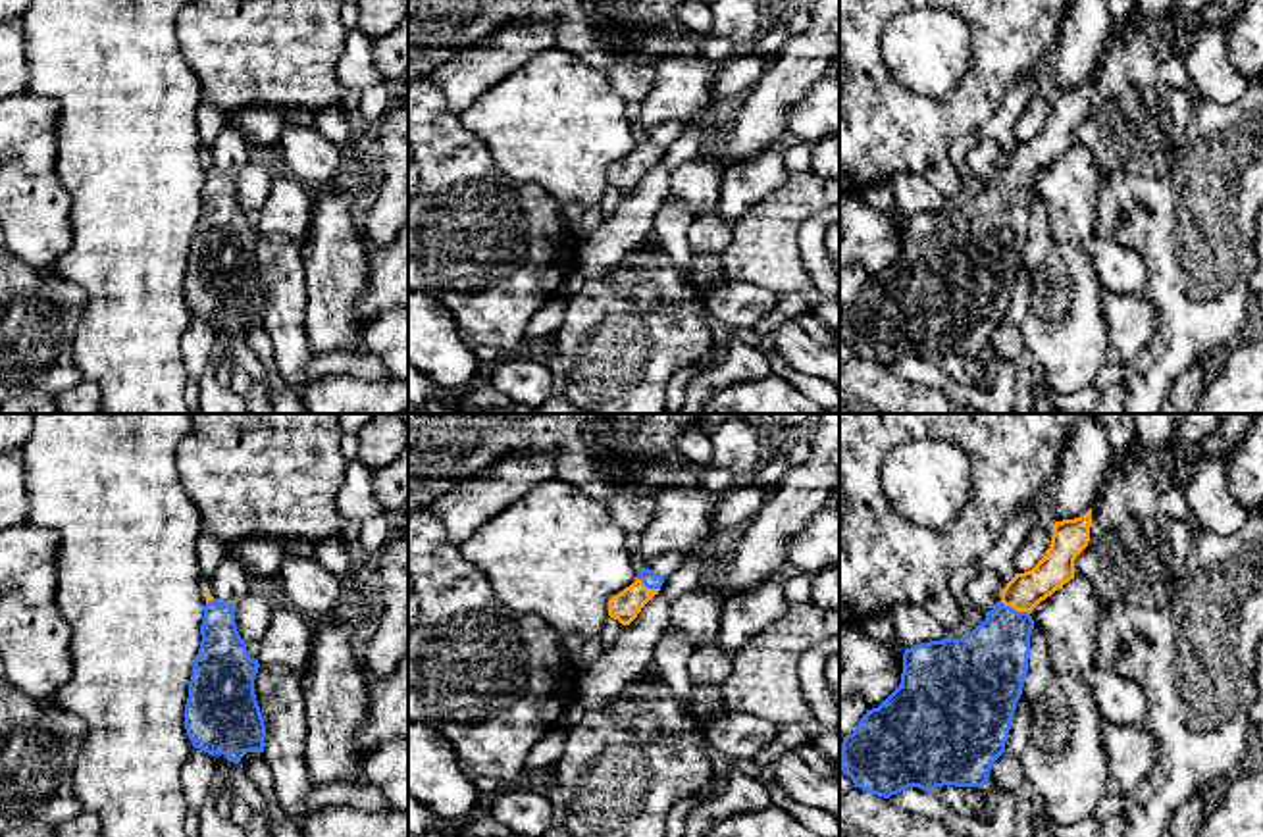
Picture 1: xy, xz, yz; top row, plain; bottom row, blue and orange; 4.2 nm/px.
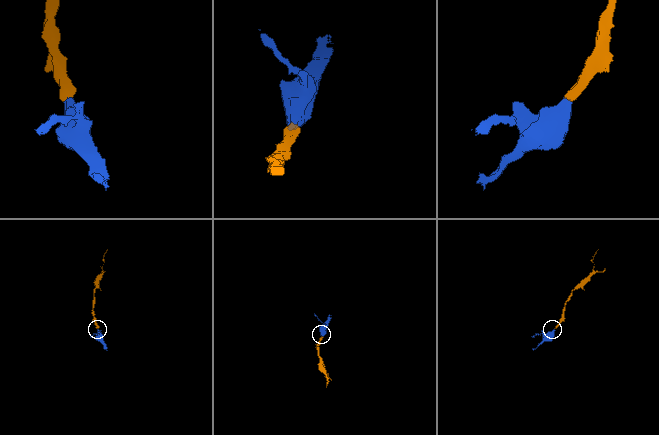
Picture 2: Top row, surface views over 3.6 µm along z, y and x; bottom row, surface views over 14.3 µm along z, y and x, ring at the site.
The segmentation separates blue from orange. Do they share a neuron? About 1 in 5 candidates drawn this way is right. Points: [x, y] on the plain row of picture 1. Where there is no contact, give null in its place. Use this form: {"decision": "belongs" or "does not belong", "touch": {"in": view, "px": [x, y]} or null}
{"decision": "belongs", "touch": {"in": "yz", "px": [1013, 177]}}

